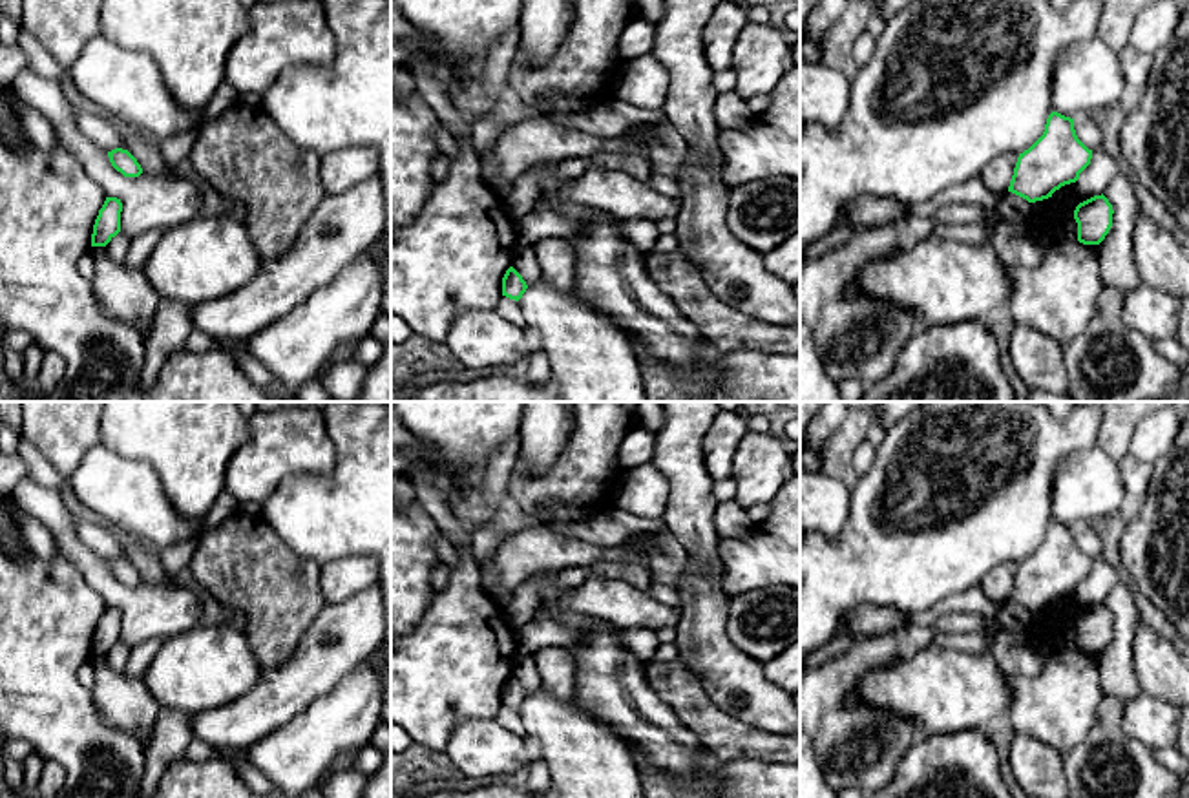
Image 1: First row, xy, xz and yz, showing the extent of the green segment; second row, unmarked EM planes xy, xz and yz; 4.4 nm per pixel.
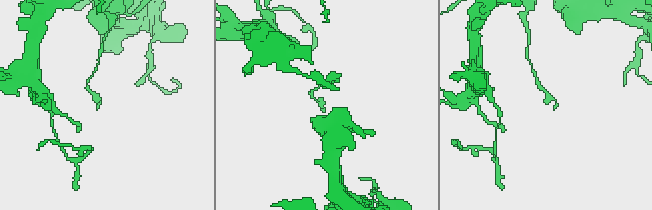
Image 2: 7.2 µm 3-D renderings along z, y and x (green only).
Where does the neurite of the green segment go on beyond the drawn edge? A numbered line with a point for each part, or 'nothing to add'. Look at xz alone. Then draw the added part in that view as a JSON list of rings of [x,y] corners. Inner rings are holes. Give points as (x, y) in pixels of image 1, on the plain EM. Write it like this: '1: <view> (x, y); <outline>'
nothing to add

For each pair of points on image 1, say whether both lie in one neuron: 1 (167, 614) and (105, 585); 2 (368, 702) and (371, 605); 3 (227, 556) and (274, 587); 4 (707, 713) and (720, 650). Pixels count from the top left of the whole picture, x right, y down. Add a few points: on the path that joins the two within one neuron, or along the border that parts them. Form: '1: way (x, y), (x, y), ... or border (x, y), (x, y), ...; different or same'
1: way (152, 610), (119, 596); same
2: border (371, 654), (336, 683); different
3: way (238, 561), (263, 579); same
4: border (683, 665), (716, 705), (746, 724); different

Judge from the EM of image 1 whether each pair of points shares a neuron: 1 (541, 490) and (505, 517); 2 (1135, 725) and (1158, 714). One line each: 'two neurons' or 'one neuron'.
1: two neurons
2: one neuron

